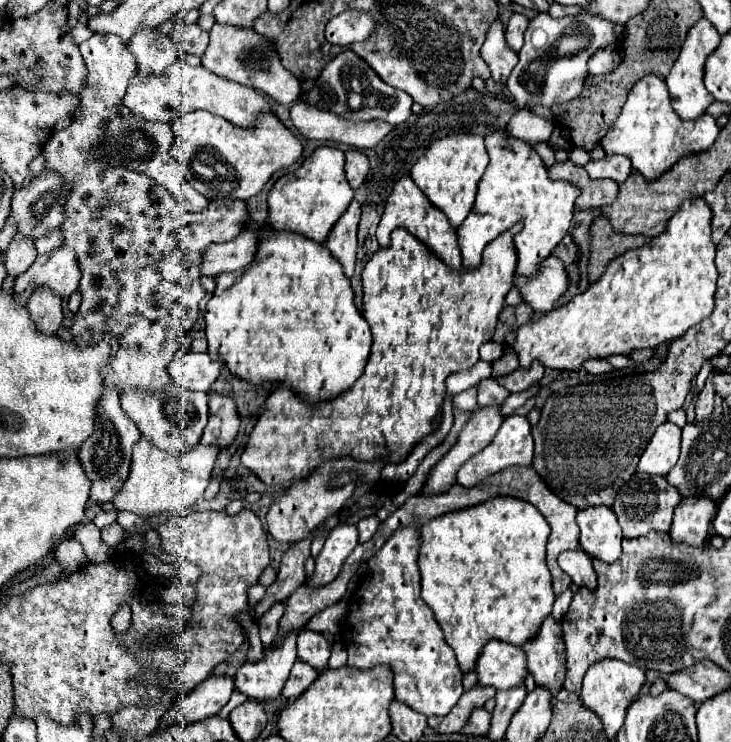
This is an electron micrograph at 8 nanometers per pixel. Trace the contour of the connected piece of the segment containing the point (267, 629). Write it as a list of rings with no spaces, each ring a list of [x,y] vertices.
[[[275,604],[275,608],[271,608],[271,612],[267,612],[267,616],[263,616],[263,620],[259,622],[259,630],[261,630],[261,642],[263,646],[271,646],[271,640],[275,640],[277,630],[279,630],[279,620],[283,616],[283,604]]]

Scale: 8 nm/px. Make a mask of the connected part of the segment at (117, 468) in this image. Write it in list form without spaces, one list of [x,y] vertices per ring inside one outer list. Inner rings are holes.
[[[107,388],[103,392],[103,400],[101,400],[101,406],[97,412],[95,432],[87,438],[87,444],[83,444],[83,448],[79,450],[79,462],[81,462],[87,478],[91,480],[89,498],[93,502],[97,502],[97,504],[111,502],[113,496],[121,490],[123,482],[129,476],[131,448],[139,438],[141,438],[139,430],[135,428],[135,424],[131,424],[131,420],[127,420],[127,414],[121,410],[119,394],[115,392],[115,388]]]

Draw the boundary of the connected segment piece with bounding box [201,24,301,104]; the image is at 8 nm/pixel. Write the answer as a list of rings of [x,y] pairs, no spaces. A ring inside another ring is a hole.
[[[215,24],[211,30],[211,42],[201,56],[201,66],[221,78],[261,90],[279,104],[293,104],[301,94],[299,80],[279,64],[279,56],[275,56],[271,44],[267,46],[257,32],[239,32],[239,28],[223,28],[221,24]]]

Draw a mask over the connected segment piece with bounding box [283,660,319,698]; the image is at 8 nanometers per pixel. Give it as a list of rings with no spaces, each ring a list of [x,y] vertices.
[[[297,660],[291,670],[291,678],[287,680],[287,684],[283,688],[283,696],[285,698],[299,698],[313,684],[313,680],[317,676],[319,676],[319,672],[315,672],[309,664],[303,664]]]

